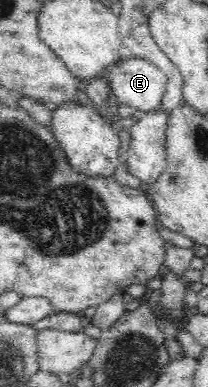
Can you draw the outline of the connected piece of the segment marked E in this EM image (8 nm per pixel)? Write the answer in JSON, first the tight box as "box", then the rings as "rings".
{"box":[109,56,170,114],"rings":[[[132,56],[114,64],[109,80],[117,99],[140,114],[161,108],[170,82],[153,63]]]}

